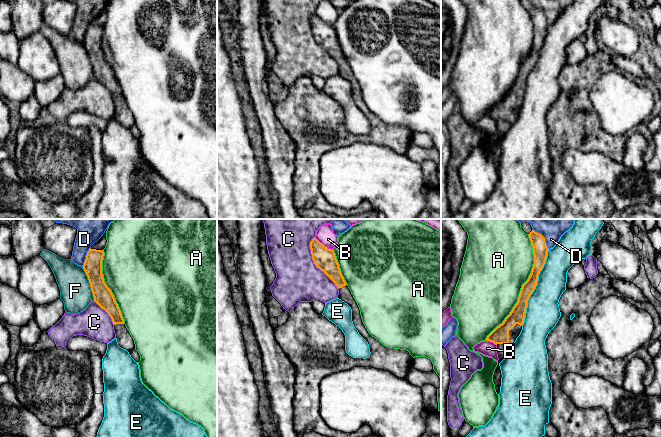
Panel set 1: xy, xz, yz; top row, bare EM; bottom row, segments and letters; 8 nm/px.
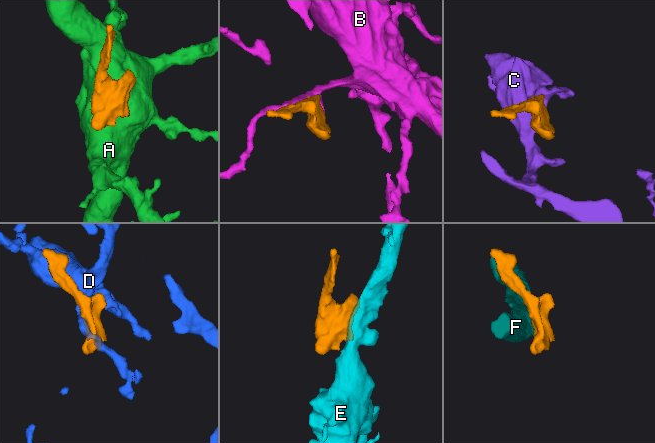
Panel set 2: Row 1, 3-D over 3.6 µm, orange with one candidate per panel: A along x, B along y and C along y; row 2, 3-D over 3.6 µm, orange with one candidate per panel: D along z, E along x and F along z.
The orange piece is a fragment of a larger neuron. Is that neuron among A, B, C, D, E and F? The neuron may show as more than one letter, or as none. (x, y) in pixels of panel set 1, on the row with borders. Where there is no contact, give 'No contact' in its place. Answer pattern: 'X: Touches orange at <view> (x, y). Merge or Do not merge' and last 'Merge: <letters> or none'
A: Touches orange at yz (522, 287). Do not merge
B: Touches orange at xz (323, 245). Do not merge
C: Touches orange at xz (314, 263). Do not merge
D: Touches orange at yz (544, 238). Do not merge
E: Touches orange at yz (535, 286). Do not merge
F: Touches orange at xy (89, 282). Do not merge
Merge: none

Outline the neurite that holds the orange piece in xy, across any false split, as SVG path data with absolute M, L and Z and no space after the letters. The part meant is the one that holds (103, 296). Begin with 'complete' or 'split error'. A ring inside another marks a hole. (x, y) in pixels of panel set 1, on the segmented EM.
split error | M89 249L83 265L93 293L94 301L104 309L112 319L118 345L126 350L135 349L134 340L127 330L124 319L114 295L104 282L102 274L103 250Z

